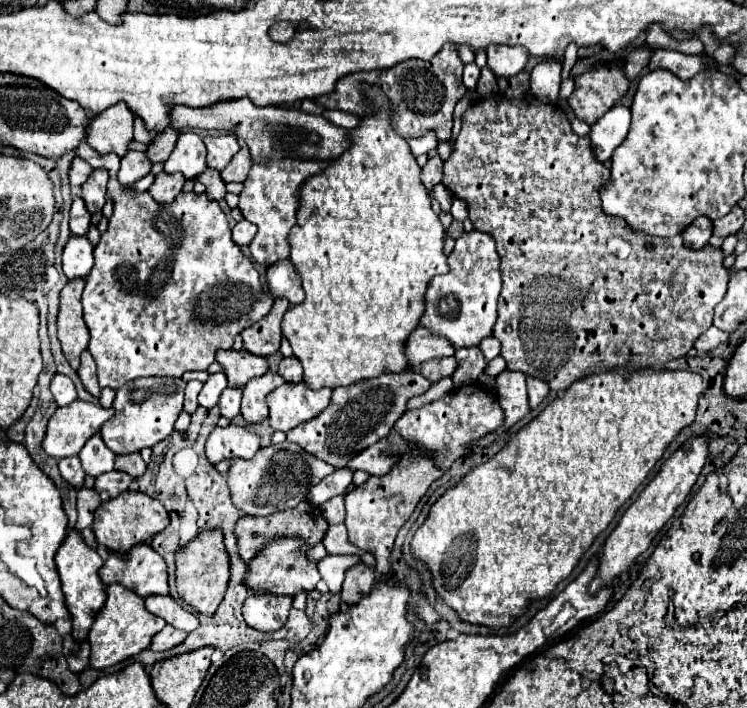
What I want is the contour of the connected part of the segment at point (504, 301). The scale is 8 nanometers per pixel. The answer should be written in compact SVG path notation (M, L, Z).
M492 95L486 99L476 101L470 105L462 115L462 129L456 139L456 151L450 155L450 159L444 163L444 187L458 199L464 199L468 203L468 213L474 223L474 229L482 233L490 233L496 239L498 255L502 257L500 273L502 273L502 293L498 299L498 321L494 325L494 337L502 343L502 357L508 363L510 371L522 371L532 377L540 377L550 385L552 391L566 391L574 381L584 379L586 375L600 375L606 371L614 371L616 367L626 369L628 373L640 371L640 369L662 369L668 361L684 357L692 347L694 341L712 327L712 315L714 307L722 301L726 295L728 285L728 271L722 265L722 251L706 245L700 251L688 249L682 245L682 237L652 237L640 231L630 231L620 219L610 219L602 211L602 205L598 203L598 191L602 183L608 179L608 169L596 159L590 139L578 137L566 113L560 109L558 103L542 103L534 95L526 95L522 99L508 99L502 95Z

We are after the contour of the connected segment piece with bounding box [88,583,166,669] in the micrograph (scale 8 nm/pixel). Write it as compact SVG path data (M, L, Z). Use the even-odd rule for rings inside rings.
M114 583L106 589L106 595L108 595L106 605L102 607L102 613L96 615L94 625L88 633L88 641L92 647L90 667L94 667L94 669L106 669L106 667L112 667L116 663L122 663L122 661L138 655L152 643L152 637L156 633L160 633L166 625L164 619L158 619L156 615L146 611L144 599L138 597L134 591Z

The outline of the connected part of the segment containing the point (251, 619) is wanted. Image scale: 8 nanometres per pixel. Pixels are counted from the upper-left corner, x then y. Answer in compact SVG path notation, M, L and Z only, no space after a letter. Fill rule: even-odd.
M250 595L242 607L242 617L248 627L264 633L278 631L284 627L288 613L292 609L290 599L272 597L272 595Z

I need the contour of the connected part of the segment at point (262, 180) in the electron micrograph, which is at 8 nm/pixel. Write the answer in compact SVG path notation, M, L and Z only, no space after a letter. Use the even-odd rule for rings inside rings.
M284 157L284 159L268 159L264 163L252 161L250 175L244 181L244 189L240 193L240 211L244 219L254 223L258 227L258 233L254 241L250 243L250 253L252 257L264 265L270 267L278 261L290 259L290 243L288 243L288 233L296 225L296 213L300 207L300 187L302 183L312 177L322 173L330 161L318 161L318 159L294 159L294 157Z

